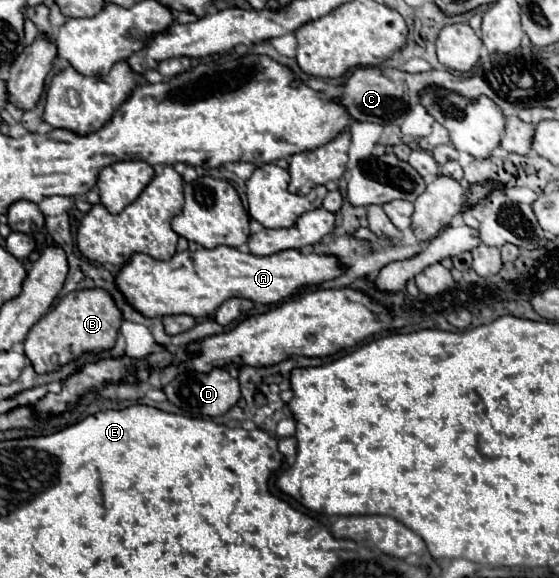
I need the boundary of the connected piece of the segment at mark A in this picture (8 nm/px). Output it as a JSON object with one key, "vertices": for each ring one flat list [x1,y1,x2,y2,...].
{"vertices":[[229,246,199,248,195,252,177,252,171,260,161,262,147,254,133,254,127,264,115,274,119,292,145,318,189,314,193,318,211,316,221,302,233,296,249,298,261,304,279,302,281,298,299,292,303,286,319,284,341,274,341,266,333,256,303,254,299,250,283,250,271,256,255,256]]}

